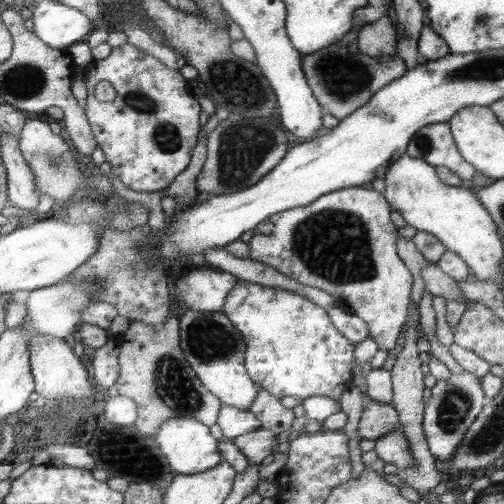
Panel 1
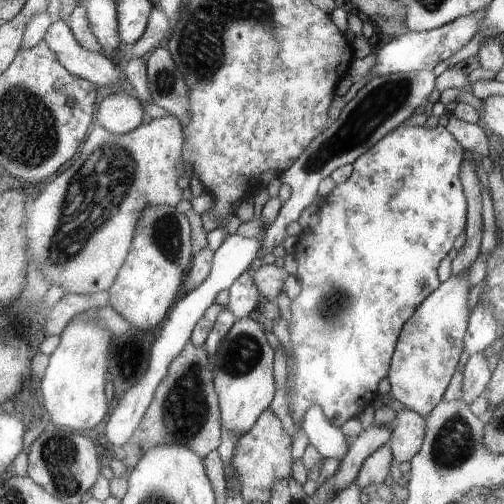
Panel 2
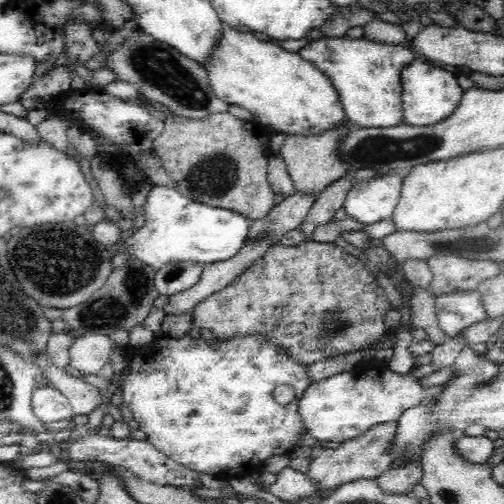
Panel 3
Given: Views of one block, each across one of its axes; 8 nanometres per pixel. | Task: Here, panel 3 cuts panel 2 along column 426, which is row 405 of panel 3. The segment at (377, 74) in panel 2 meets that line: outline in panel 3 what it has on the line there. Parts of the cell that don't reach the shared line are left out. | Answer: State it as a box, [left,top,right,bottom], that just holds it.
[32,386,72,424]

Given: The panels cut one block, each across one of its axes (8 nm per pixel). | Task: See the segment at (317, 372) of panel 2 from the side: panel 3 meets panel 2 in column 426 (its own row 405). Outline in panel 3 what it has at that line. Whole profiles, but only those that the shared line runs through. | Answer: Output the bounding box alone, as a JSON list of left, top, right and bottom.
[124,336,312,478]

